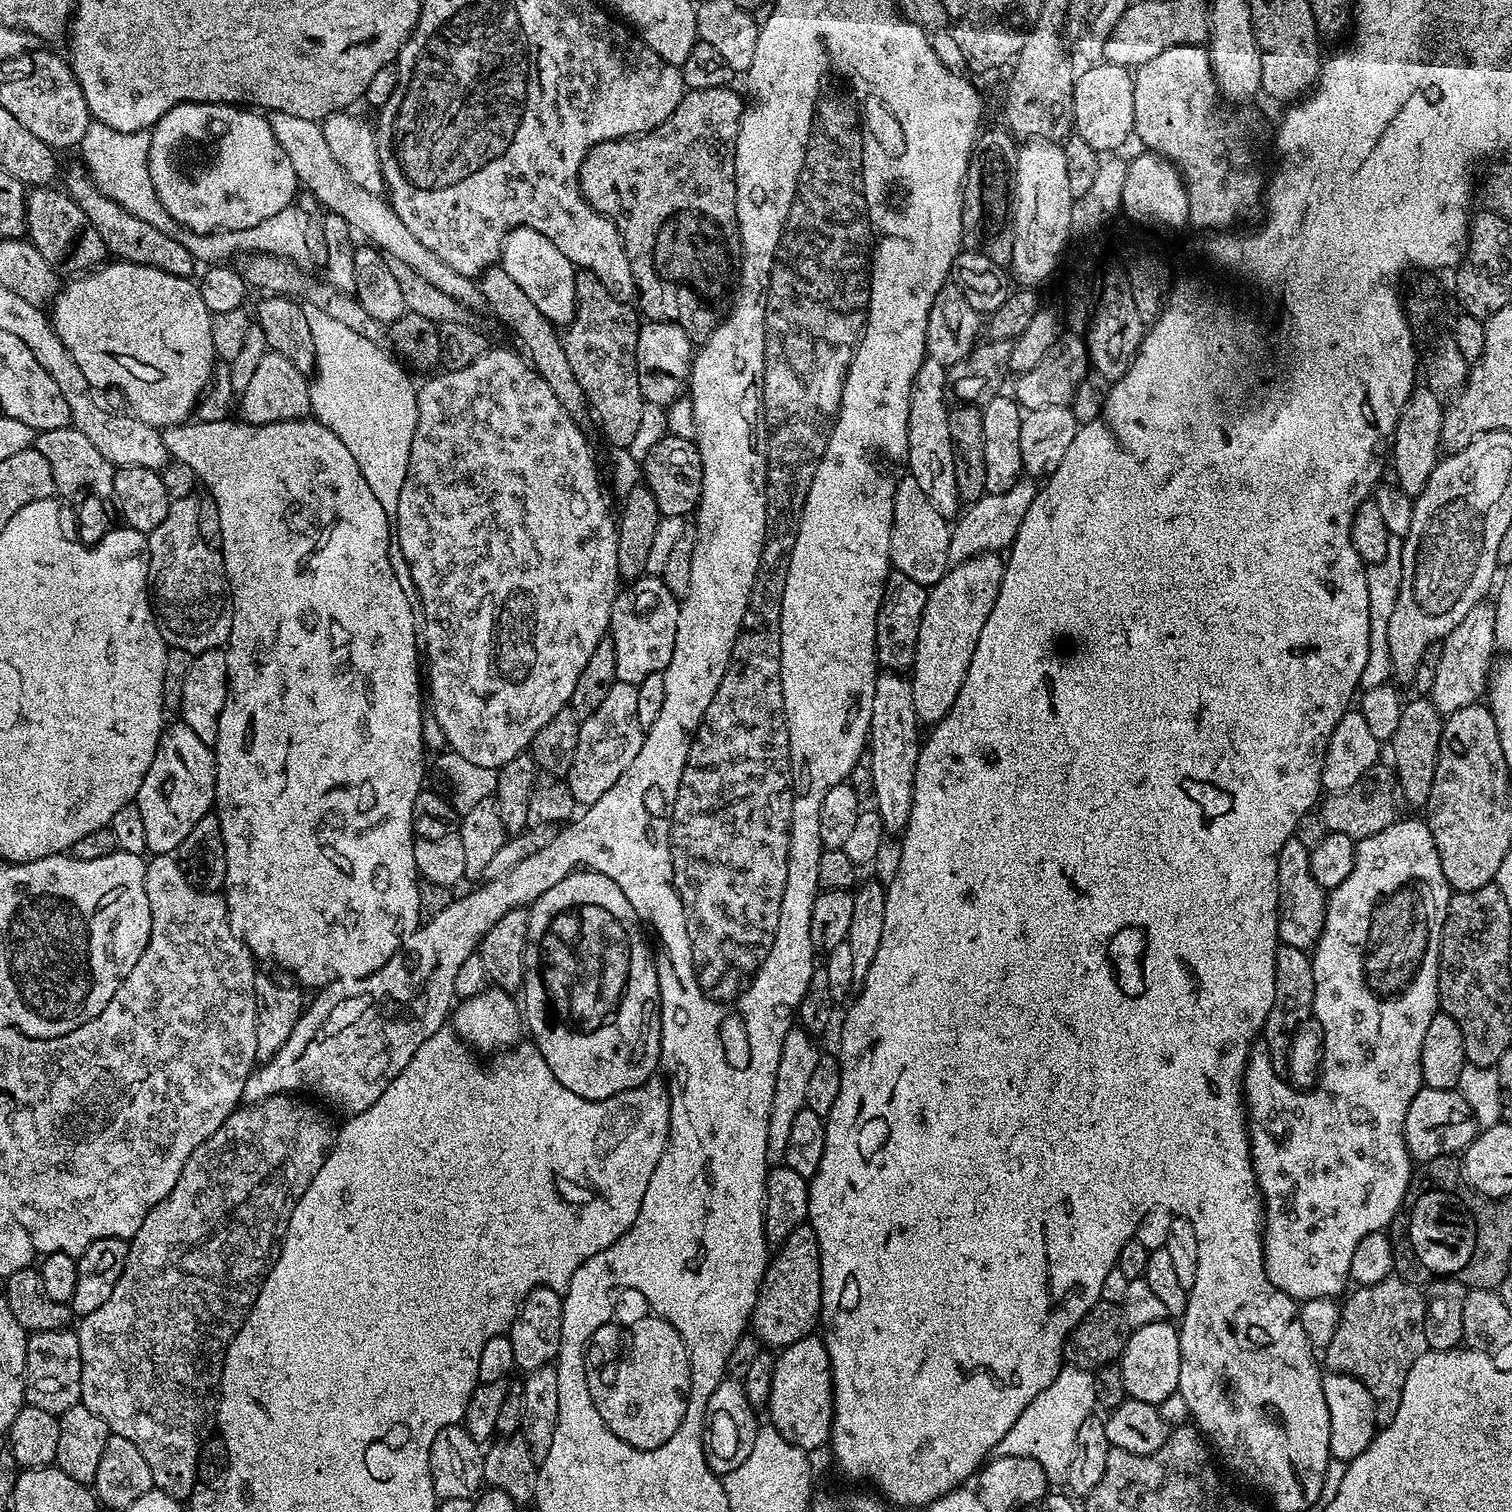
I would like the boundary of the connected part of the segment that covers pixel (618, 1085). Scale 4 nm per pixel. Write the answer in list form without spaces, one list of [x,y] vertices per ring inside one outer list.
[[[573,870],[569,872],[558,886],[550,886],[550,890],[537,898],[528,913],[528,945],[524,951],[524,987],[522,997],[522,1016],[526,1021],[526,1028],[532,1031],[531,1043],[546,1058],[546,1066],[554,1070],[554,1078],[566,1086],[566,1090],[574,1090],[587,1100],[605,1100],[614,1094],[636,1088],[645,1084],[657,1071],[660,1064],[660,980],[656,976],[656,960],[648,953],[648,944],[640,933],[642,927],[636,911],[630,906],[626,894],[606,874],[591,870]]]

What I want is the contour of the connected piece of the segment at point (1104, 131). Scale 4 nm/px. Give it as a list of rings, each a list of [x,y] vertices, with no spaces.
[[[1103,63],[1079,73],[1073,86],[1073,122],[1075,135],[1086,138],[1098,154],[1112,154],[1133,135],[1134,76],[1125,65]]]

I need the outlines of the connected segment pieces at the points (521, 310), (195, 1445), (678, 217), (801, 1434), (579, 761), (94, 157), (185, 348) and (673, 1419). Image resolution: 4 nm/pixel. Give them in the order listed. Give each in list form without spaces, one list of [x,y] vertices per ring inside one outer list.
[[[502,266],[487,268],[479,277],[478,283],[485,302],[504,319],[509,330],[528,347],[527,359],[536,373],[548,383],[550,390],[554,390],[554,398],[562,402],[562,410],[566,410],[566,414],[570,414],[573,420],[583,421],[584,412],[589,411],[588,400],[584,396],[582,386],[578,386],[578,378],[574,378],[574,370],[570,370],[561,333],[556,333],[559,332],[557,325],[551,324],[542,314],[542,310],[538,310],[534,302],[530,302],[530,298],[523,293],[522,286],[518,286],[518,282],[514,282],[514,278],[510,278],[510,274],[506,274]]]
[[[277,1094],[267,1096],[264,1100],[257,1100],[247,1106],[237,1107],[222,1122],[222,1126],[202,1146],[190,1154],[184,1163],[182,1174],[178,1182],[174,1182],[174,1190],[162,1198],[146,1214],[142,1226],[132,1237],[128,1245],[128,1257],[124,1264],[121,1276],[110,1293],[110,1298],[102,1306],[79,1321],[78,1335],[81,1354],[81,1394],[82,1403],[94,1414],[100,1416],[108,1423],[111,1435],[130,1438],[138,1450],[142,1450],[142,1458],[146,1458],[146,1466],[150,1466],[153,1485],[159,1491],[184,1502],[197,1491],[196,1467],[200,1464],[200,1435],[204,1432],[208,1420],[213,1419],[214,1409],[218,1403],[218,1389],[220,1387],[220,1374],[224,1371],[224,1354],[236,1336],[236,1331],[244,1323],[248,1309],[260,1293],[261,1283],[272,1267],[272,1261],[278,1252],[278,1245],[283,1241],[288,1231],[288,1219],[292,1216],[294,1206],[302,1198],[302,1194],[310,1186],[314,1174],[318,1174],[324,1165],[324,1159],[334,1143],[334,1128],[328,1121],[328,1116],[320,1108],[315,1108],[308,1100],[299,1100],[292,1094]]]
[[[732,86],[711,88],[710,90],[688,90],[678,102],[678,106],[670,116],[649,132],[635,136],[621,136],[614,140],[603,140],[594,144],[584,156],[578,173],[580,195],[596,212],[602,213],[618,230],[620,240],[626,250],[626,258],[630,262],[632,277],[636,283],[639,311],[645,312],[645,317],[654,320],[672,320],[682,326],[693,338],[707,337],[710,329],[717,323],[716,303],[724,296],[728,288],[728,275],[734,272],[734,257],[738,252],[738,229],[736,227],[736,139],[740,133],[740,119],[744,113],[745,97],[740,96]]]
[[[816,1334],[803,1336],[788,1348],[779,1349],[772,1366],[772,1381],[770,1382],[770,1396],[766,1415],[769,1416],[771,1427],[782,1434],[798,1448],[811,1450],[829,1443],[832,1426],[832,1372],[828,1368],[828,1352],[824,1348],[821,1337]]]
[[[617,680],[614,686],[610,686],[610,691],[607,692],[602,703],[598,705],[598,710],[594,710],[594,714],[590,714],[586,719],[580,721],[578,750],[574,754],[574,766],[566,777],[573,801],[580,806],[598,802],[598,798],[602,798],[602,794],[606,794],[606,790],[610,790],[610,786],[614,786],[618,782],[618,778],[622,778],[622,774],[626,774],[626,766],[630,766],[630,762],[634,762],[634,758],[638,758],[638,750],[642,750],[644,734],[645,729],[641,728],[638,722],[638,690],[636,685]]]
[[[92,122],[79,142],[78,153],[80,152],[85,166],[88,167],[88,179],[101,194],[115,202],[122,210],[126,210],[126,214],[142,218],[142,222],[150,222],[150,226],[163,232],[175,233],[178,225],[175,220],[168,219],[166,210],[154,190],[154,182],[150,182],[149,146],[150,135],[147,131],[123,132],[110,125]]]
[[[105,263],[81,275],[81,280],[67,281],[50,308],[52,327],[84,376],[128,390],[138,419],[155,426],[185,423],[209,387],[212,363],[218,360],[212,337],[213,313],[202,302],[195,279],[166,274],[145,264],[115,263]]]
[[[644,1314],[641,1320],[633,1324],[604,1324],[592,1336],[588,1351],[584,1357],[584,1369],[588,1379],[590,1398],[594,1398],[594,1406],[598,1406],[598,1414],[602,1414],[602,1422],[622,1442],[632,1448],[657,1448],[665,1444],[678,1430],[684,1421],[688,1395],[692,1389],[692,1375],[688,1351],[674,1326],[661,1320],[659,1316]]]

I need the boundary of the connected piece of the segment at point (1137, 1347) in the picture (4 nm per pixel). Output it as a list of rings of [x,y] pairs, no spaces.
[[[1159,1320],[1150,1326],[1137,1328],[1128,1337],[1118,1367],[1124,1391],[1133,1400],[1159,1405],[1180,1386],[1180,1334],[1175,1323]]]

